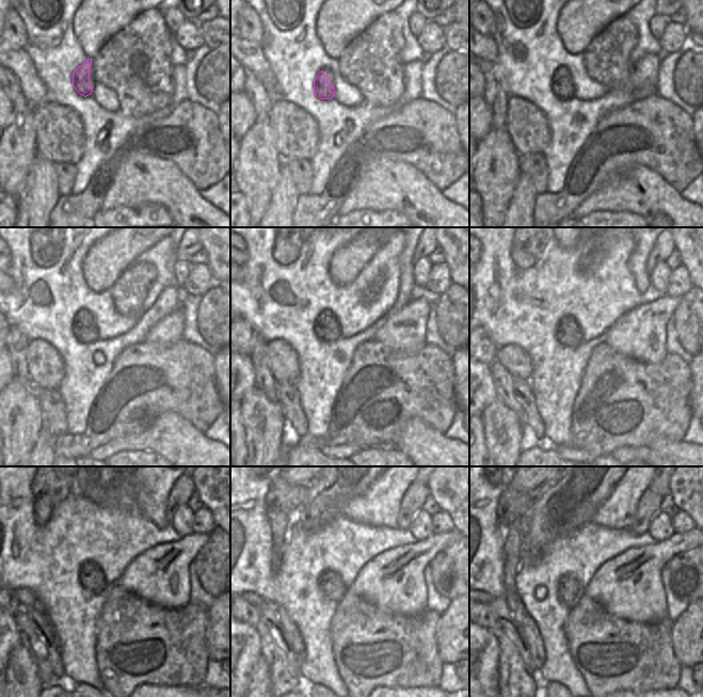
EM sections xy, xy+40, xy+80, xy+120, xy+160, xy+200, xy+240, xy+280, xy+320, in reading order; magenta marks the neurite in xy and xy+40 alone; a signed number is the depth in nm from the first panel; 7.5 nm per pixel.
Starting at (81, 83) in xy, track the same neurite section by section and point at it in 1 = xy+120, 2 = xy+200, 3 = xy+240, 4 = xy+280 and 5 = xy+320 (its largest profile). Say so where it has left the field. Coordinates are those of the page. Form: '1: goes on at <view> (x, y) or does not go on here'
1: goes on at xy+120 (84, 327)
2: goes on at xy+200 (572, 336)
3: goes on at xy+240 (91, 576)
4: goes on at xy+280 (330, 582)
5: goes on at xy+320 (570, 590)

